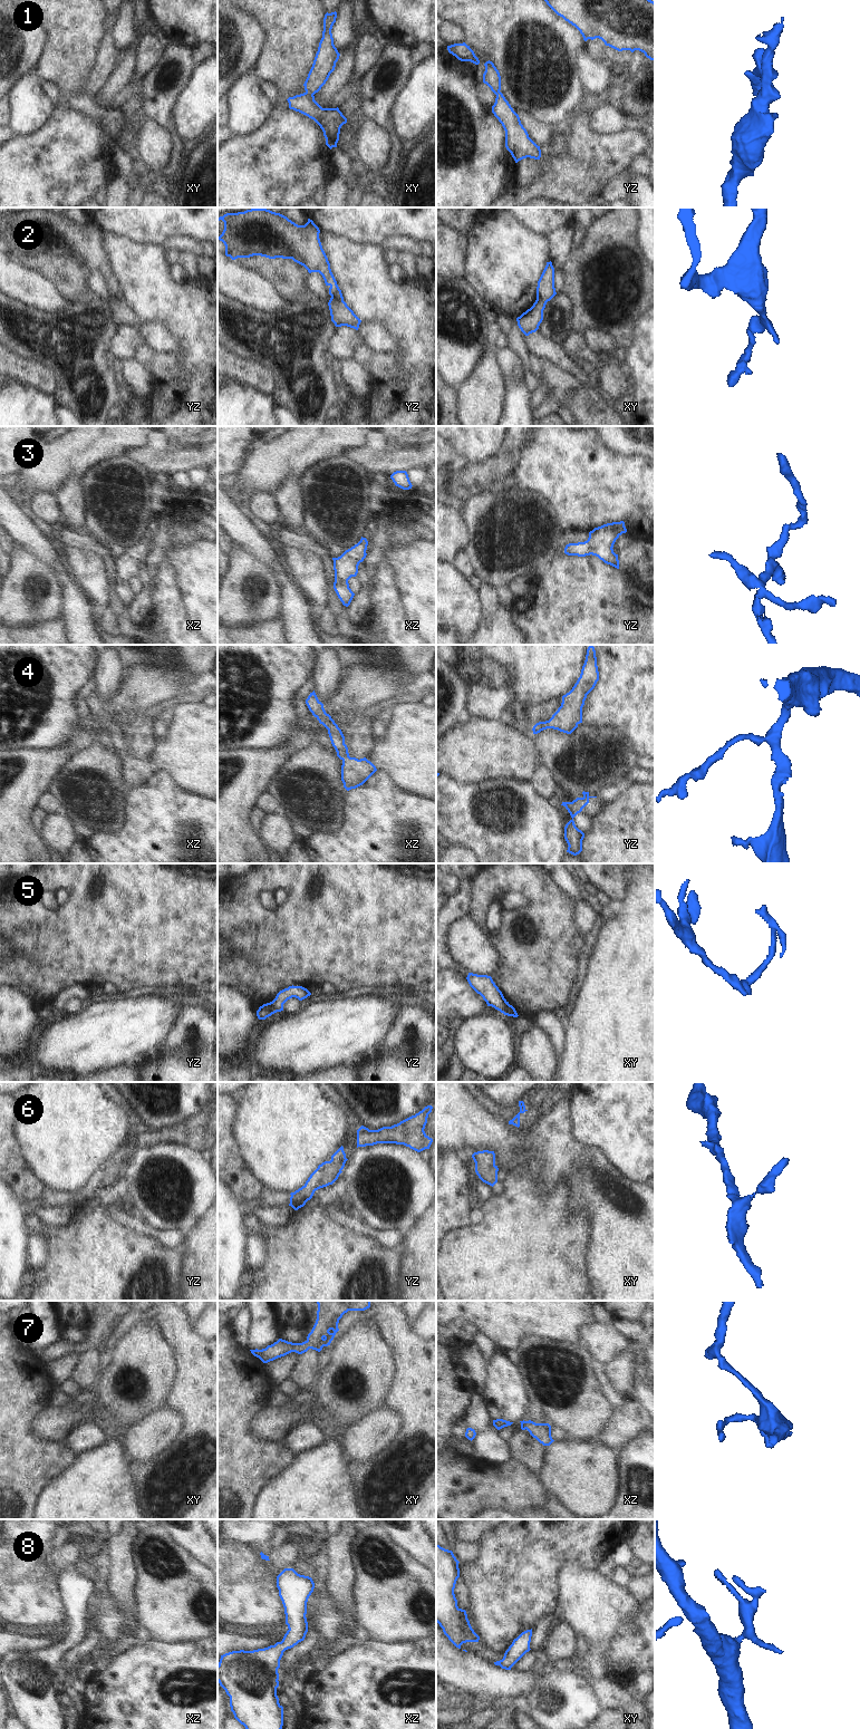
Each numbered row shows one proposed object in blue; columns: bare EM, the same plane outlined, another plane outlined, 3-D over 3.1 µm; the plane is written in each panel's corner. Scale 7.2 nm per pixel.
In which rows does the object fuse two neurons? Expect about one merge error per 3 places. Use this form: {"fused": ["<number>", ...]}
{"fused": ["5"]}

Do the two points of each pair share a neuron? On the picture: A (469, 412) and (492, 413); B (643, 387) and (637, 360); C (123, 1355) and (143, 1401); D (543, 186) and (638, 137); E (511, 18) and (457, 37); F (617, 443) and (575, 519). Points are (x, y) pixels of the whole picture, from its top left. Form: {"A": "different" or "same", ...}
{"A": "same", "B": "same", "C": "same", "D": "same", "E": "different", "F": "different"}

